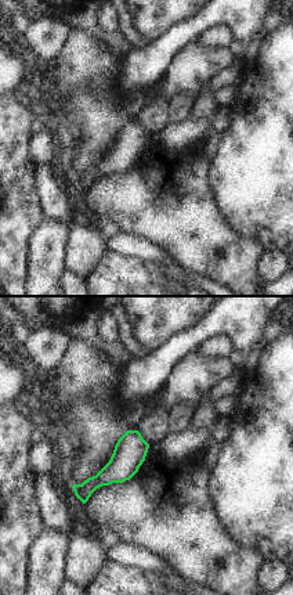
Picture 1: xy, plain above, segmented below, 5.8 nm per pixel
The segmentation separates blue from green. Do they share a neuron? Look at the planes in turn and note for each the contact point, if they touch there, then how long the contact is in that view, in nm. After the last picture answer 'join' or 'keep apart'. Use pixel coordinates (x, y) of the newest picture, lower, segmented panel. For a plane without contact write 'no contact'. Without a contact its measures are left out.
no contact

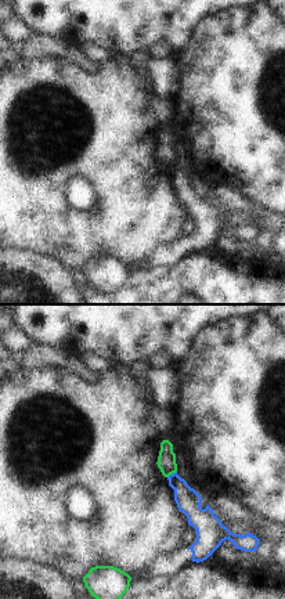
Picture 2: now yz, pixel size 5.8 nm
contact (173, 473); length 70 nm

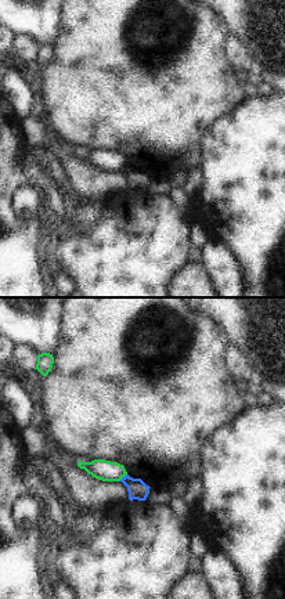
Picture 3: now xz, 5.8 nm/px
contact (122, 477); length 60 nm

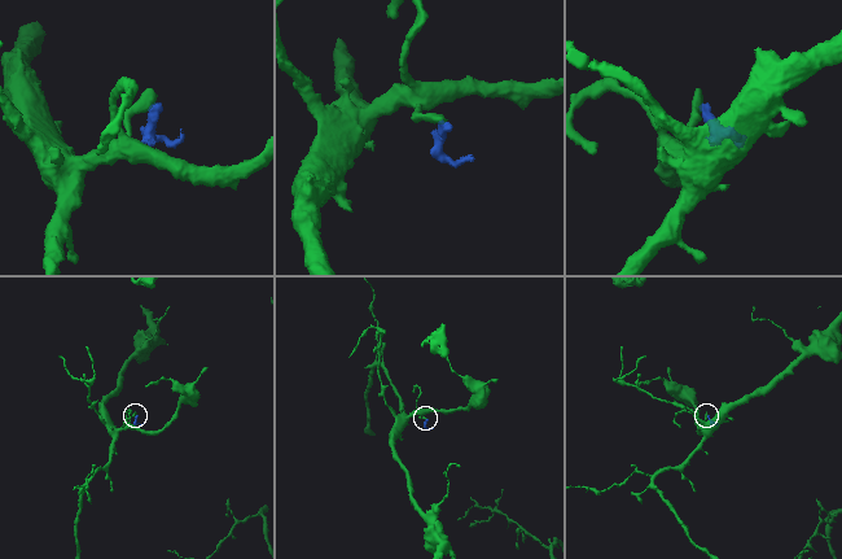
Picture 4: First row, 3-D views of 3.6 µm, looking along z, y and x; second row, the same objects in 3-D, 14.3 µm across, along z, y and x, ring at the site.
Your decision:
keep apart

